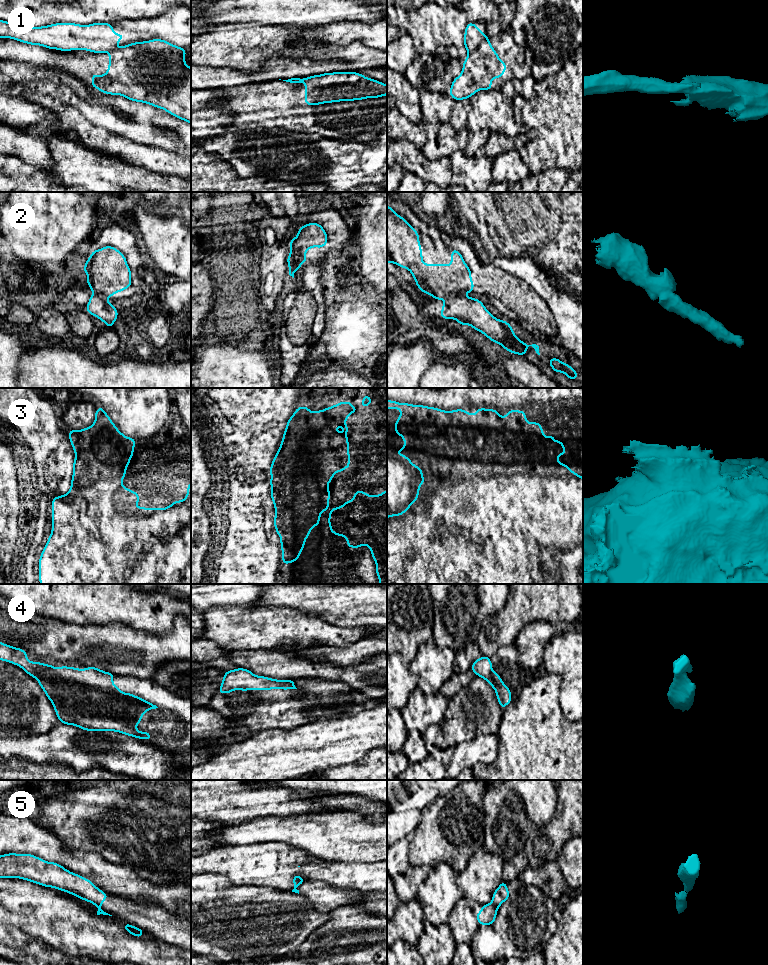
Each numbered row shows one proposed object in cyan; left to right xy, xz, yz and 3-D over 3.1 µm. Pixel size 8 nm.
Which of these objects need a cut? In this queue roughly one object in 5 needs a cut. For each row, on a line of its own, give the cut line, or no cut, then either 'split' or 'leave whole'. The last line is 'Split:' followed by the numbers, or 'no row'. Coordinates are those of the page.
1: yz (485, 36), (480, 44), (469, 52) | split
2: yz (463, 294), (453, 294), (445, 298) | split
3: yz (499, 415), (491, 457), (425, 481) | split
4: no cut | leave whole
5: yz (491, 902), (497, 909) | split
Split: 1, 2, 3, 5

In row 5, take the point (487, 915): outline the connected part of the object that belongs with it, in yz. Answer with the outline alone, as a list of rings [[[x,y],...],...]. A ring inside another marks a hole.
[[[493,903],[485,904],[481,907],[481,911],[476,915],[480,925],[492,925],[495,922],[497,908]]]

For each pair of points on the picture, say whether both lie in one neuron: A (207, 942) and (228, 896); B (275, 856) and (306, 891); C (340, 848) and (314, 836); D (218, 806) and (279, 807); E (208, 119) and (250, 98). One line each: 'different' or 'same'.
A: same
B: different
C: same
D: same
E: different

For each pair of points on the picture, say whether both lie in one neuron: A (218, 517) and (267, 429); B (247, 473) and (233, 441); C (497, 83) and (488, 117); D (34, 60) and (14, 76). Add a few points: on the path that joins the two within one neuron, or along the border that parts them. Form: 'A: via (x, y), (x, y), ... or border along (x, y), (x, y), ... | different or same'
A: border along (255, 426), (255, 453), (235, 453), (233, 457) | different
B: border along (255, 454), (235, 453), (227, 474) | different
C: border along (500, 89), (479, 89), (472, 95) | different
D: border along (10, 59), (26, 62), (36, 67) | different

